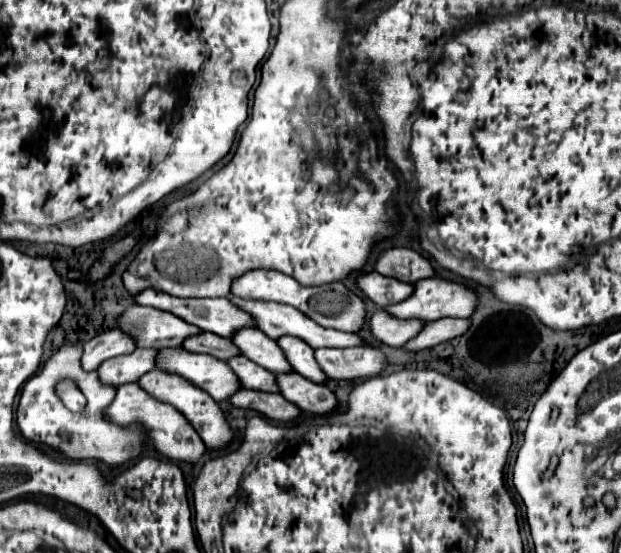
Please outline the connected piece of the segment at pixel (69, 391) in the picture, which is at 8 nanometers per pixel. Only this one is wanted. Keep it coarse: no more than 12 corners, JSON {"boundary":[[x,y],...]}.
{"boundary":[[70,379],[56,385],[56,395],[70,411],[86,407],[86,397]]}

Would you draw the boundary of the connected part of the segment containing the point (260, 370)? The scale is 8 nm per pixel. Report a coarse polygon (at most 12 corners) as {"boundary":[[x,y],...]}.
{"boundary":[[244,355],[228,365],[244,389],[280,393],[276,375]]}

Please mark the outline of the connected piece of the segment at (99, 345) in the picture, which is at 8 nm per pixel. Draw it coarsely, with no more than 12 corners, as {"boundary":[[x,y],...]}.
{"boundary":[[110,329],[84,345],[82,367],[98,369],[106,359],[128,355],[136,339]]}

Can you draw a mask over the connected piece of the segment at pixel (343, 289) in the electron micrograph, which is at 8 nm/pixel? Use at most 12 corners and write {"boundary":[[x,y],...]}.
{"boundary":[[266,269],[232,293],[292,305],[322,327],[358,333],[366,303],[344,283],[304,287]]}

